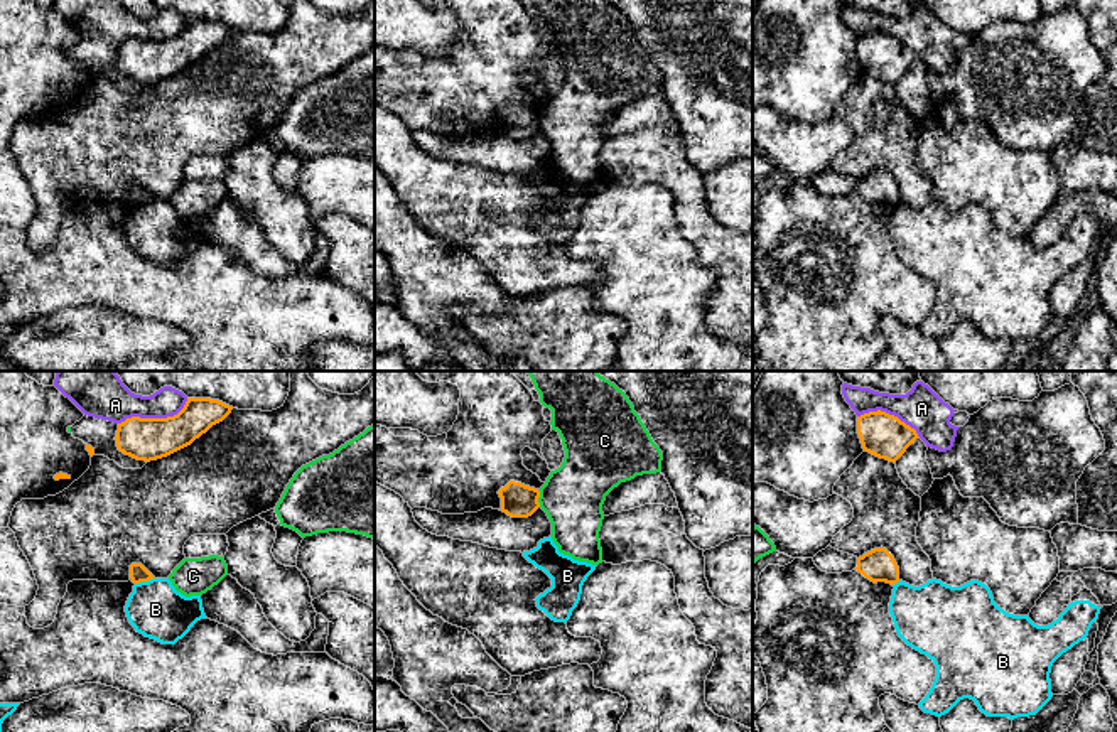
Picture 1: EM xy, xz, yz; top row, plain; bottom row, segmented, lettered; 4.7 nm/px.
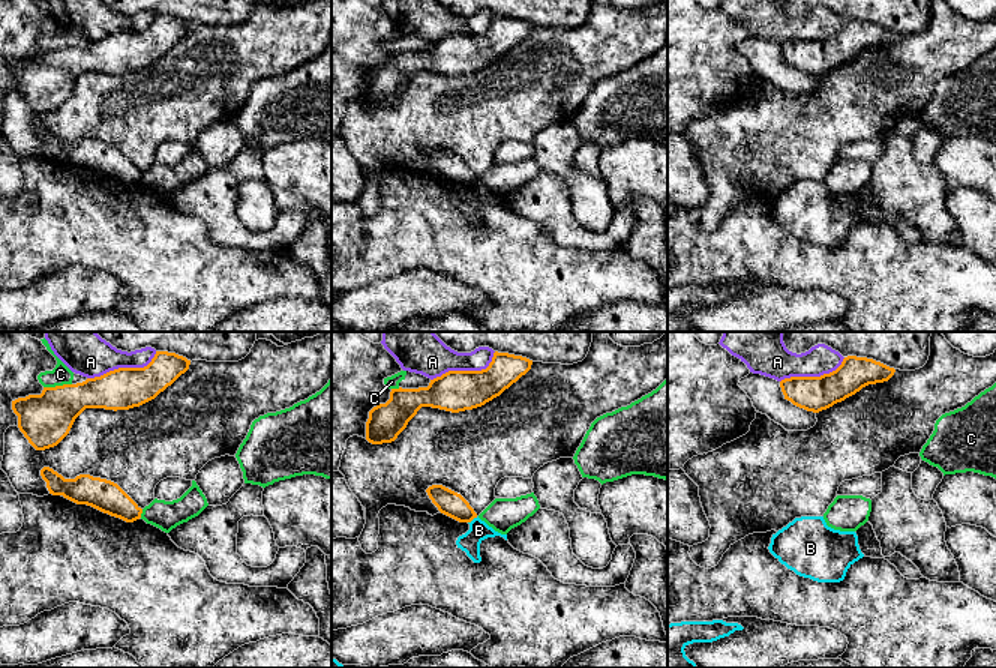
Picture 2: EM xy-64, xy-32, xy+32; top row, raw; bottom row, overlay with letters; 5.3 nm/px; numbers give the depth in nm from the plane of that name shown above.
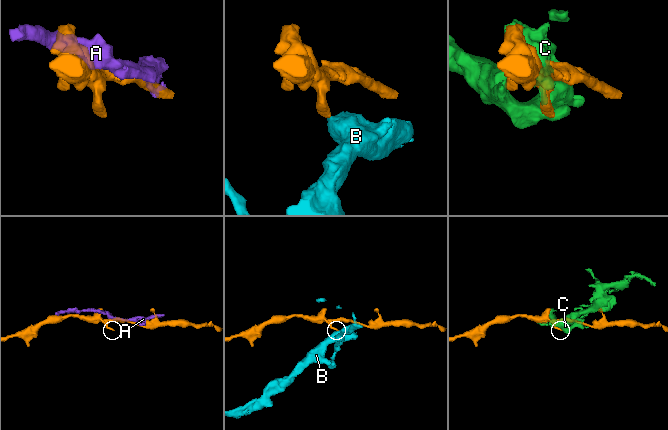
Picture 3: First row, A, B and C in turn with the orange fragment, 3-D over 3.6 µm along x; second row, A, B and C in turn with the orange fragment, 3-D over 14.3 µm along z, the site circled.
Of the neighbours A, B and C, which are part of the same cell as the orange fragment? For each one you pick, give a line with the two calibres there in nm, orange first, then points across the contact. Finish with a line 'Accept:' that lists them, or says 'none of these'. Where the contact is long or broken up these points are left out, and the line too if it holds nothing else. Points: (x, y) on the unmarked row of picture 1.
Accept: none of these

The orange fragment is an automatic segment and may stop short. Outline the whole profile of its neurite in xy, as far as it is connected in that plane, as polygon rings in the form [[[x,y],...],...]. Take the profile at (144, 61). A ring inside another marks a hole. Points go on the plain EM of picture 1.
[[[187,20],[184,30],[167,40],[132,39],[118,46],[116,69],[137,83],[167,79],[223,44],[233,29],[211,20]]]

